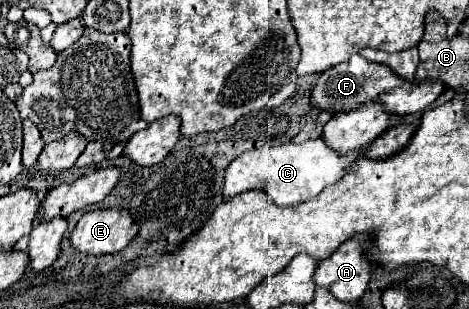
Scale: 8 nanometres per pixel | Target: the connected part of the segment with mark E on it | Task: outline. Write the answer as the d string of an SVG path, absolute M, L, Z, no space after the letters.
M97 209L79 219L69 235L69 243L85 255L107 255L121 251L135 235L137 225L127 211Z

